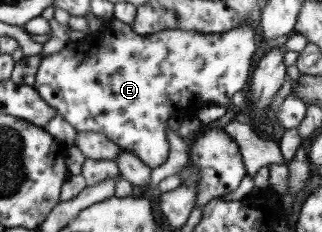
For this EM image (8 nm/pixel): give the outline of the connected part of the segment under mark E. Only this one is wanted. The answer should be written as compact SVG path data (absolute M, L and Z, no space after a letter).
M113 18L111 22L96 31L91 37L90 35L74 36L66 43L66 47L58 53L42 57L38 65L37 72L32 87L36 93L40 95L40 99L49 105L54 111L57 111L64 121L68 122L77 132L78 131L94 131L94 133L102 133L112 143L118 145L119 148L128 152L132 152L144 165L150 168L158 167L166 161L168 155L168 141L166 140L167 120L173 117L179 109L187 109L188 107L201 108L208 103L218 103L218 105L228 106L231 103L231 97L236 93L244 90L248 84L251 69L251 58L255 51L256 39L254 39L254 31L252 27L244 21L240 27L232 27L224 33L210 33L203 35L198 31L184 31L184 29L164 29L150 33L150 35L138 35L136 31L132 31L132 23L122 23L118 19Z

